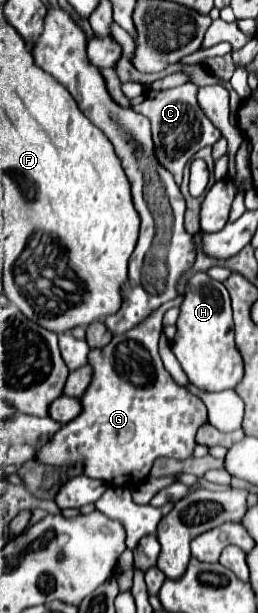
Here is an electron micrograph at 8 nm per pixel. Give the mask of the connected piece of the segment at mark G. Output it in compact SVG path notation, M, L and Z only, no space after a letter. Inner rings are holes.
M183 296L160 305L134 329L124 335L114 335L102 349L90 349L88 363L92 367L92 381L80 397L82 413L36 453L36 461L52 467L84 465L84 473L118 487L140 483L152 469L154 459L172 457L188 459L196 447L196 431L208 421L204 403L176 385L164 369L158 355L158 339L162 335L162 315L172 307L179 307Z

